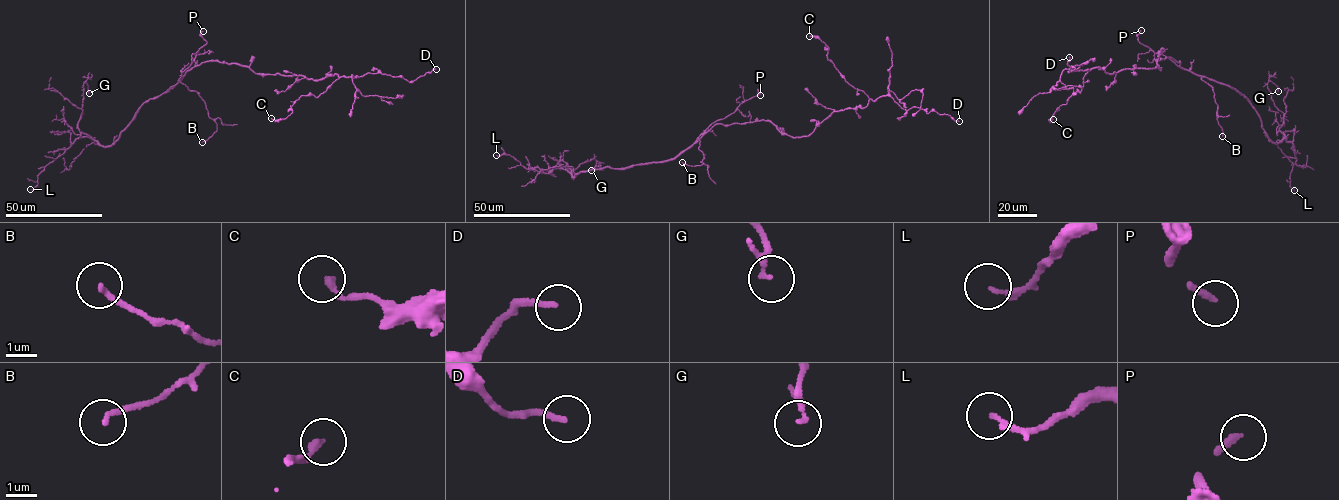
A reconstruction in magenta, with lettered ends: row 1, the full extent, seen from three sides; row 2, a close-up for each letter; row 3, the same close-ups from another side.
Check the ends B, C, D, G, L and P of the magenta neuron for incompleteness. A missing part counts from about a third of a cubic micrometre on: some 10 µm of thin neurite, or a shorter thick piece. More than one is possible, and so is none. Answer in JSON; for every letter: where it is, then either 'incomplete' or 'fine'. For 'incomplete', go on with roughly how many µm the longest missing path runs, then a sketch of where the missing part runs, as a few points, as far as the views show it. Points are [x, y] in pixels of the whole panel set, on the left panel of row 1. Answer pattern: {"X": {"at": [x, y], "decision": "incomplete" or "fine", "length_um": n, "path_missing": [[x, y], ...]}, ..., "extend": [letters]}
{"B": {"at": [202, 142], "decision": "fine"}, "C": {"at": [271, 118], "decision": "fine"}, "D": {"at": [436, 69], "decision": "fine"}, "G": {"at": [89, 93], "decision": "fine"}, "L": {"at": [30, 189], "decision": "fine"}, "P": {"at": [203, 31], "decision": "incomplete", "length_um": 30}, "extend": ["P"]}

